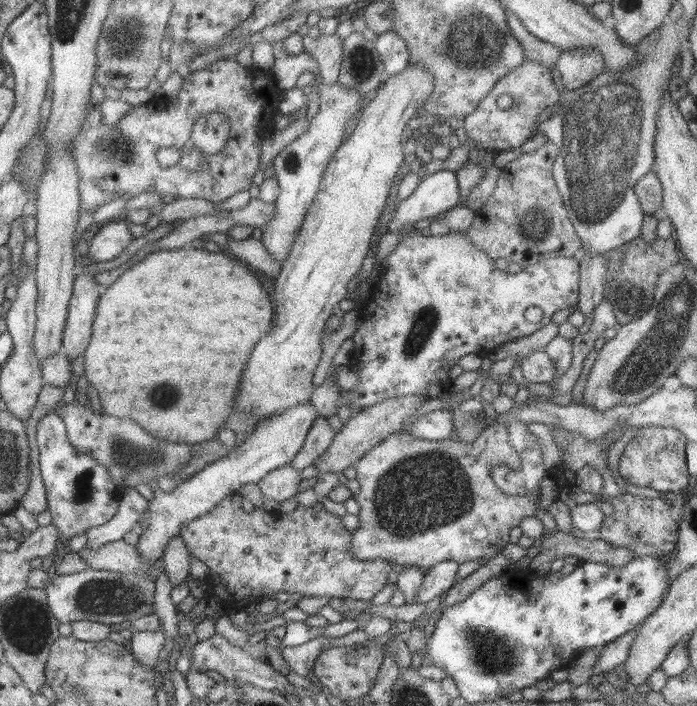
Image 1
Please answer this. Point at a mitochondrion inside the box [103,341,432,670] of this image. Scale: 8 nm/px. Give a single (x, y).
(128, 458)

